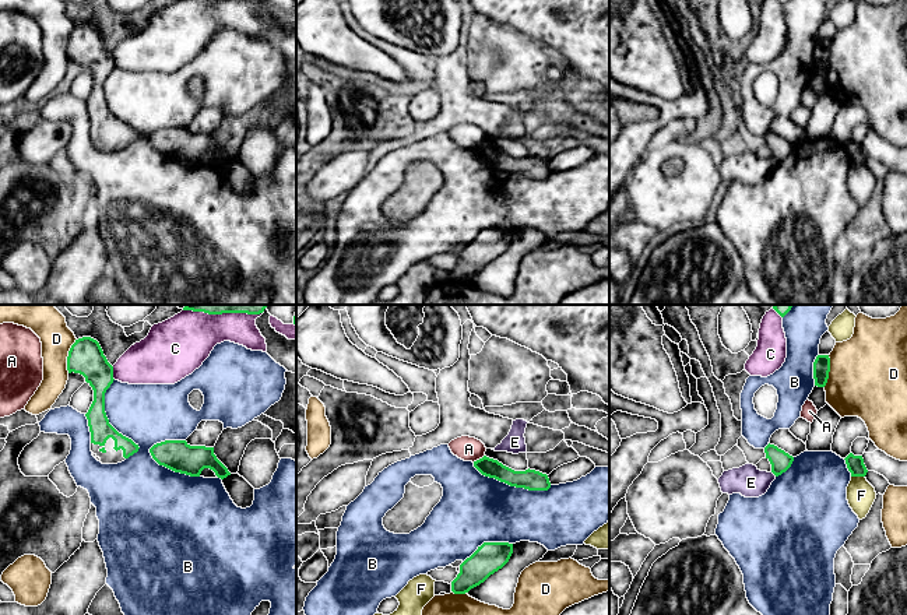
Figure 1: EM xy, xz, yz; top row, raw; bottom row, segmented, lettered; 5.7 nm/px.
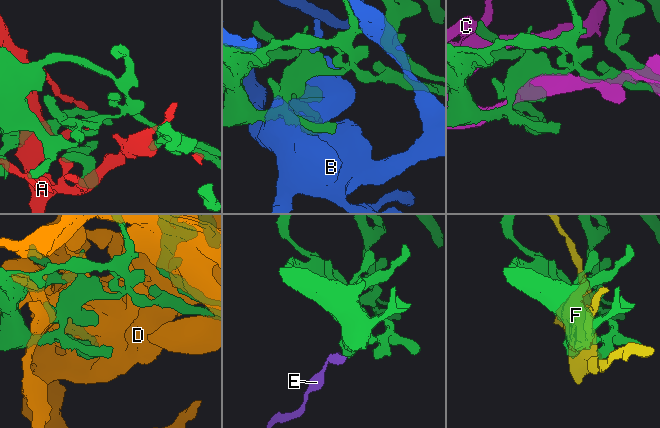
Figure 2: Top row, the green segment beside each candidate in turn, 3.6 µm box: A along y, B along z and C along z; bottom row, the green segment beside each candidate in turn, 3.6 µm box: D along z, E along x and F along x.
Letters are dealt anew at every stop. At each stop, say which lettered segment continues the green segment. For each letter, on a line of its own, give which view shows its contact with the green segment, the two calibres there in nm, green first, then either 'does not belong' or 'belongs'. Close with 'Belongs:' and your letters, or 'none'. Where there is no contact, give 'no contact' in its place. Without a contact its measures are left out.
A: xz | 110/140 nm | does not belong
B: xy | 180/500 nm | does not belong
C: xy | 110/300 nm | does not belong
D: xy | 200/190 nm | does not belong
E: yz | 120/180 nm | does not belong
F: yz | 100/160 nm | does not belong
Belongs: none

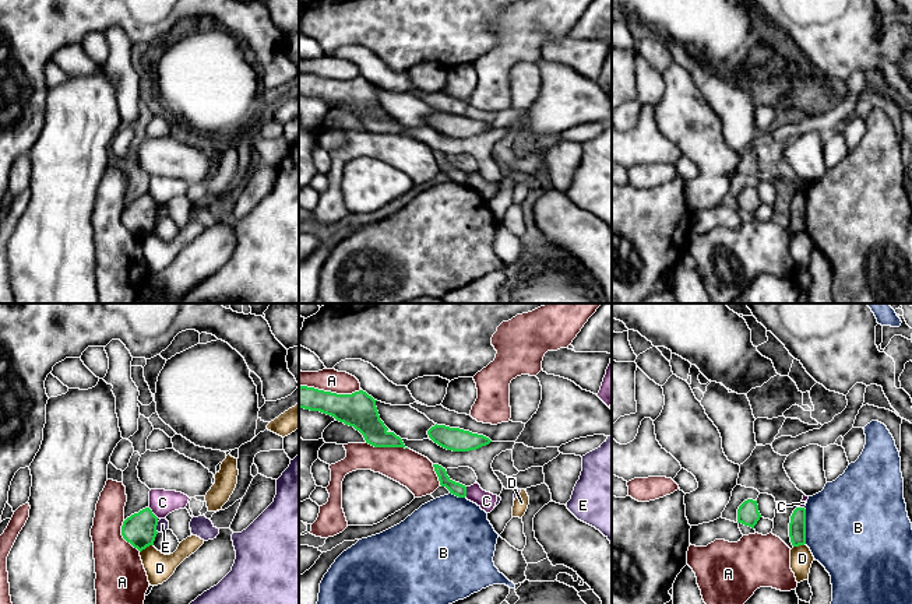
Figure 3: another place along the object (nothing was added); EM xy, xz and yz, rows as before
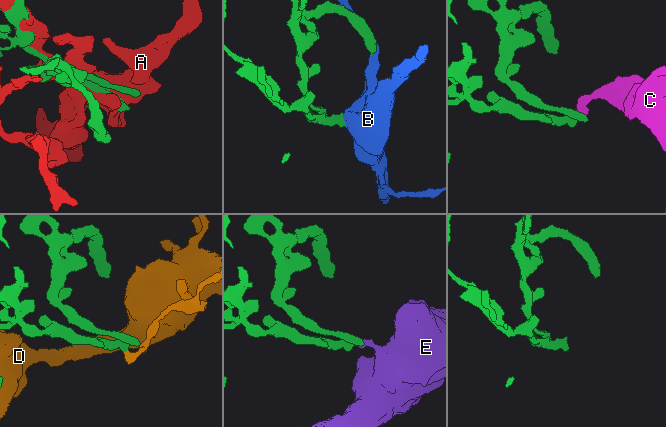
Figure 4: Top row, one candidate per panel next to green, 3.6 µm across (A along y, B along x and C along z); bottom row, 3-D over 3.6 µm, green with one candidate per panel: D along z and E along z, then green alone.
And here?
A: xz | 200/130 nm | does not belong
B: yz | 100/500 nm | does not belong
C: xy | 190/150 nm | does not belong
D: xy | 190/160 nm | does not belong
E: xy | 190/60 nm | does not belong
Belongs: none

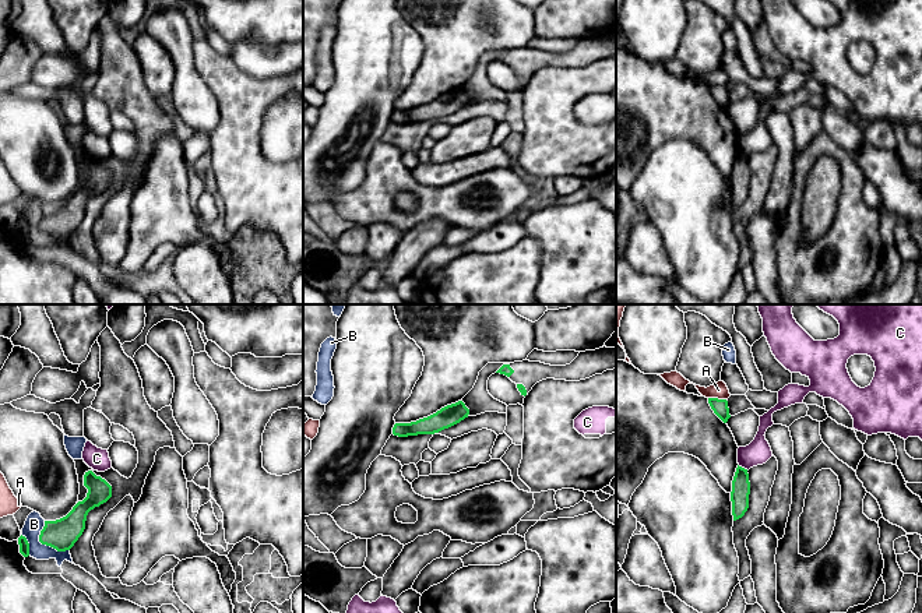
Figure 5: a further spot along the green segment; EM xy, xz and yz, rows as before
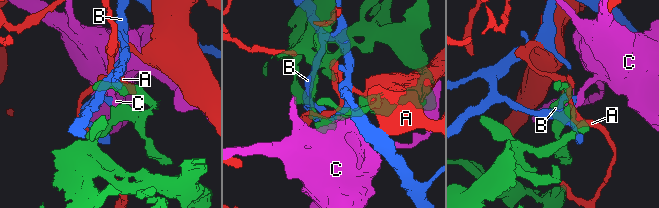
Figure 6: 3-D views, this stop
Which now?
A: yz | 90/90 nm | does not belong
B: xy | 180/110 nm | does not belong
C: yz | 110/140 nm | does not belong
Belongs: none

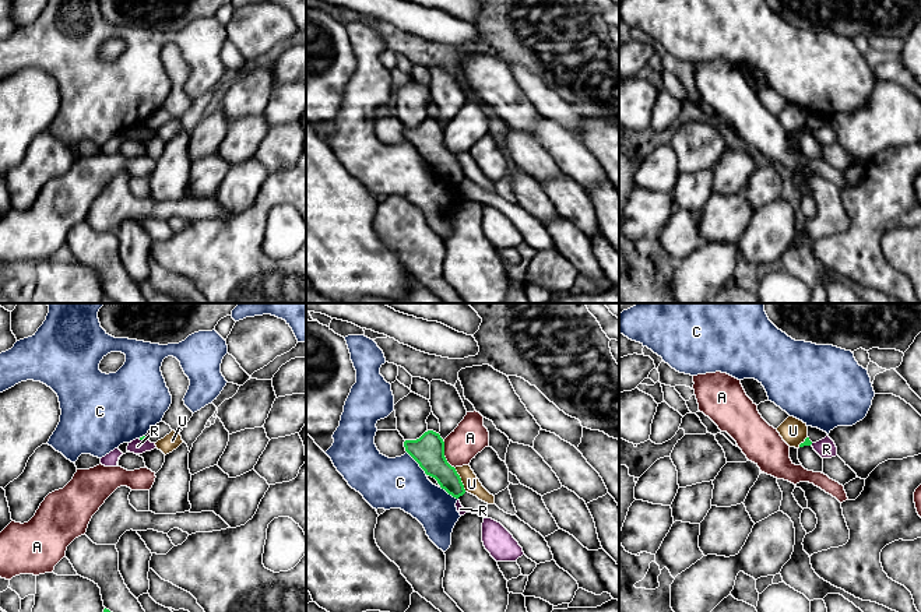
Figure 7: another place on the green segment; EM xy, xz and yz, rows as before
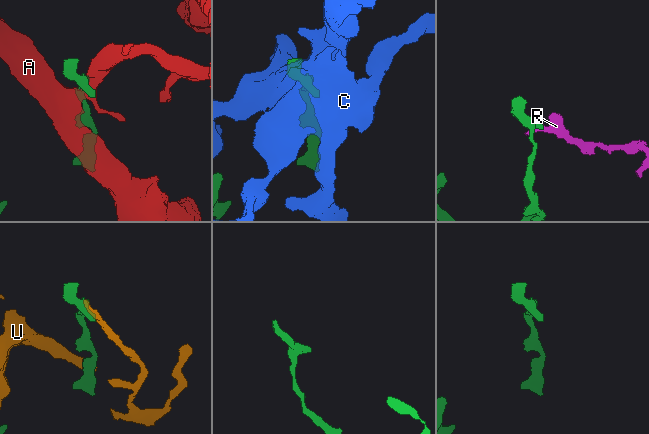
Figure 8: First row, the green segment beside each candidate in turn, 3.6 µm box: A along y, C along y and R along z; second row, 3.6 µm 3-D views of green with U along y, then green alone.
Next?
A: xz | 180/200 nm | does not belong
C: xz | 180/300 nm | does not belong
R: xy | 20/90 nm | does not belong
U: xz | 180/100 nm | does not belong
Belongs: none

